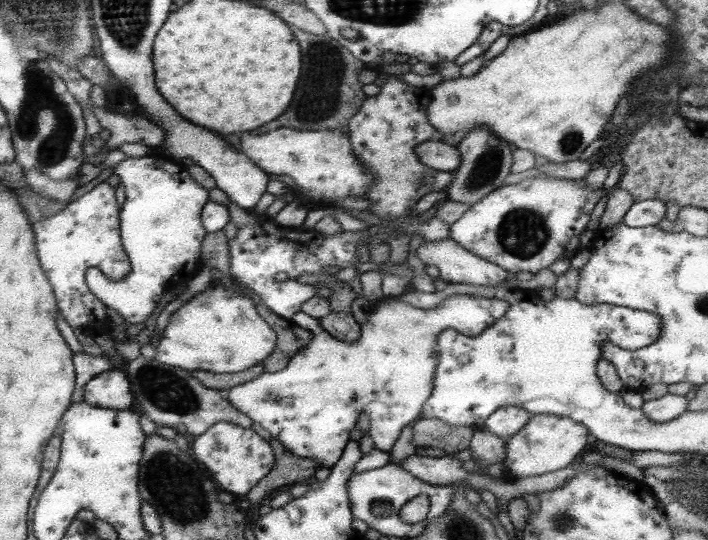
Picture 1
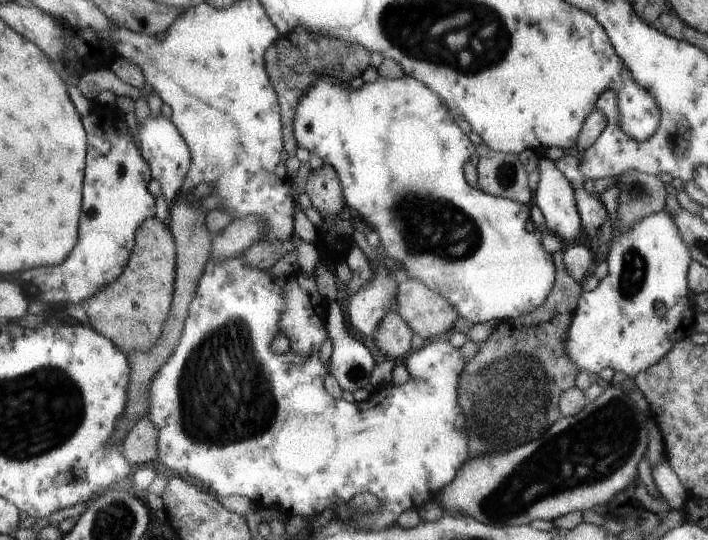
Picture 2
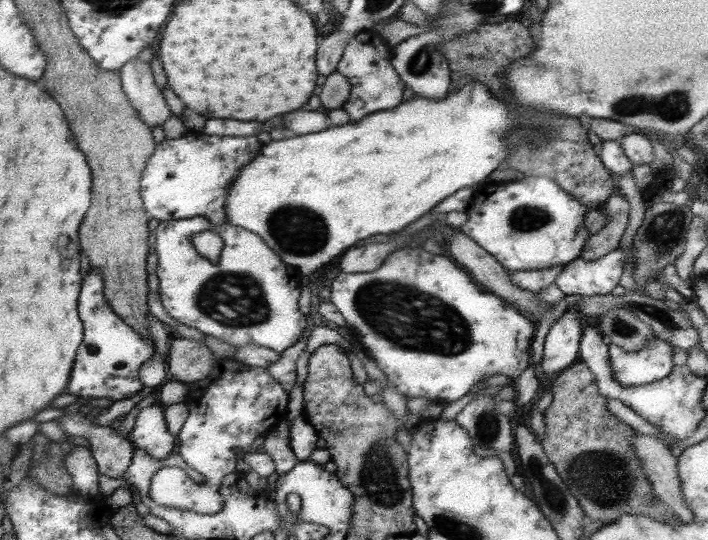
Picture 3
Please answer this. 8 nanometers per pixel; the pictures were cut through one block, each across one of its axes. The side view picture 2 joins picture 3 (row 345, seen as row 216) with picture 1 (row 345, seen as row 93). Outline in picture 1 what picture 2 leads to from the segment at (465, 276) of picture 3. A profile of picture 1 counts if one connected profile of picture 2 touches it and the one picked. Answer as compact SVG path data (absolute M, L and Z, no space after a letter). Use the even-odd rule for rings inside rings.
M458 295L447 298L440 307L423 309L397 298L386 296L384 299L384 306L372 306L372 316L366 324L361 325L362 335L354 342L338 340L322 327L320 318L314 318L304 311L296 314L291 320L312 332L312 341L308 341L303 351L293 354L286 370L273 373L266 371L260 378L231 389L228 395L234 406L262 424L264 429L294 453L304 458L318 459L320 466L329 469L342 460L346 447L352 442L352 430L356 428L362 412L372 417L369 434L376 447L391 452L404 429L422 418L426 405L434 394L438 376L438 337L449 328L456 328L466 336L476 337L504 317L510 303L484 296Z

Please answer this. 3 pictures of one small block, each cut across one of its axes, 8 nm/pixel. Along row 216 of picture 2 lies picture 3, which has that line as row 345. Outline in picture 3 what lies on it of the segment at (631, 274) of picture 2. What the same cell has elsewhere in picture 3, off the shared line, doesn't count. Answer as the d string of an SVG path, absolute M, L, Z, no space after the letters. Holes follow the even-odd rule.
M654 337L638 352L626 352L621 346L610 343L608 360L614 378L622 386L640 386L661 381L673 369L673 346Z

